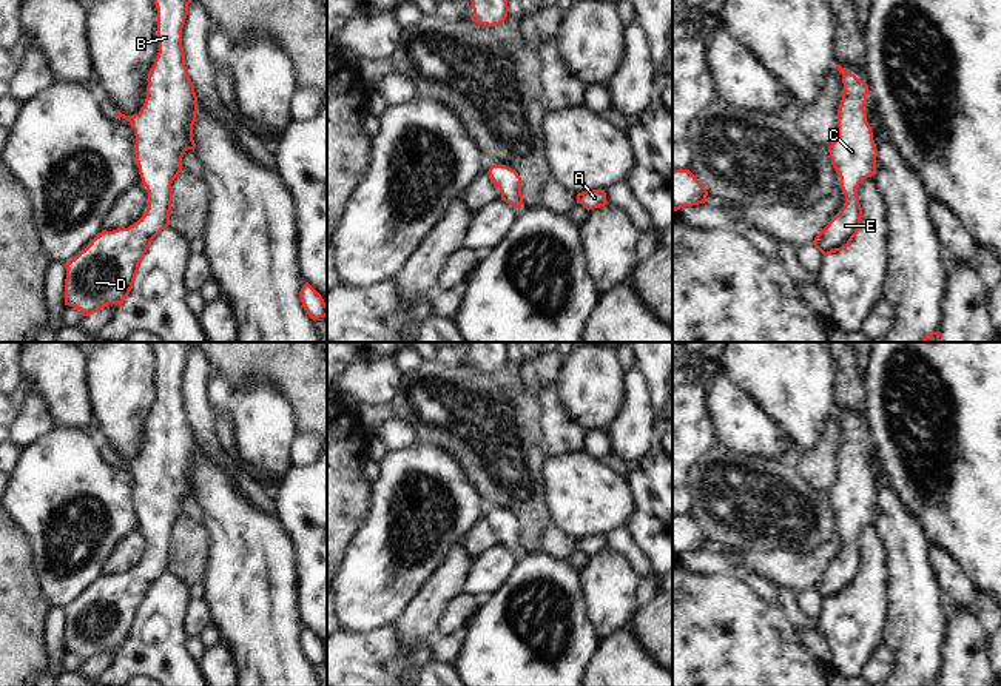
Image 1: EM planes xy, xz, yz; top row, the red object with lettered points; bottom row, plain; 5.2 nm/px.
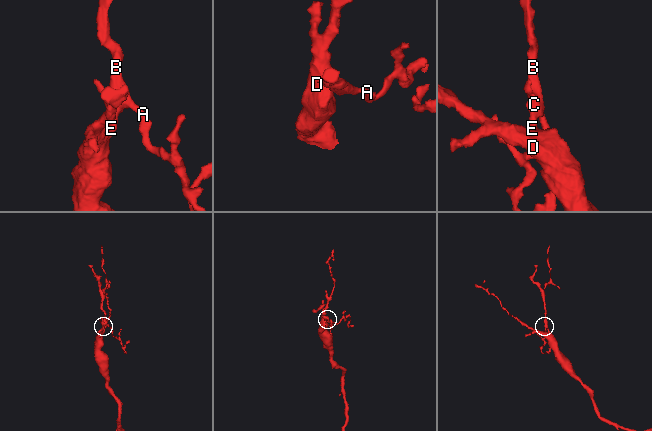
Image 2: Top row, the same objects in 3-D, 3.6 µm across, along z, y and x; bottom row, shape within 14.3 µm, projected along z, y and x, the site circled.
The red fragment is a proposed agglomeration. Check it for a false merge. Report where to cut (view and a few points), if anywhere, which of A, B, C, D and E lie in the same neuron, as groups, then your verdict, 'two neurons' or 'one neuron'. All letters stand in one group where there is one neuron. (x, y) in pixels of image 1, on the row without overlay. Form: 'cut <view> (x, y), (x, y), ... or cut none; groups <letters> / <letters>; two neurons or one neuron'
cut none; groups A B C D E; one neuron

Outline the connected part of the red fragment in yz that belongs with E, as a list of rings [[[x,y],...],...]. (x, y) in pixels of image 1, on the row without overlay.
[[[836,410],[842,419],[844,438],[838,455],[838,483],[828,492],[831,510],[841,523],[844,553],[814,583],[813,590],[828,601],[850,590],[861,572],[862,553],[856,533],[876,518],[876,489],[864,455],[868,430]]]

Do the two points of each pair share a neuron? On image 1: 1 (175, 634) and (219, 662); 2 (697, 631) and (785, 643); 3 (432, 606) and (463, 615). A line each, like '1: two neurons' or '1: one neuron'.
1: two neurons
2: one neuron
3: two neurons

